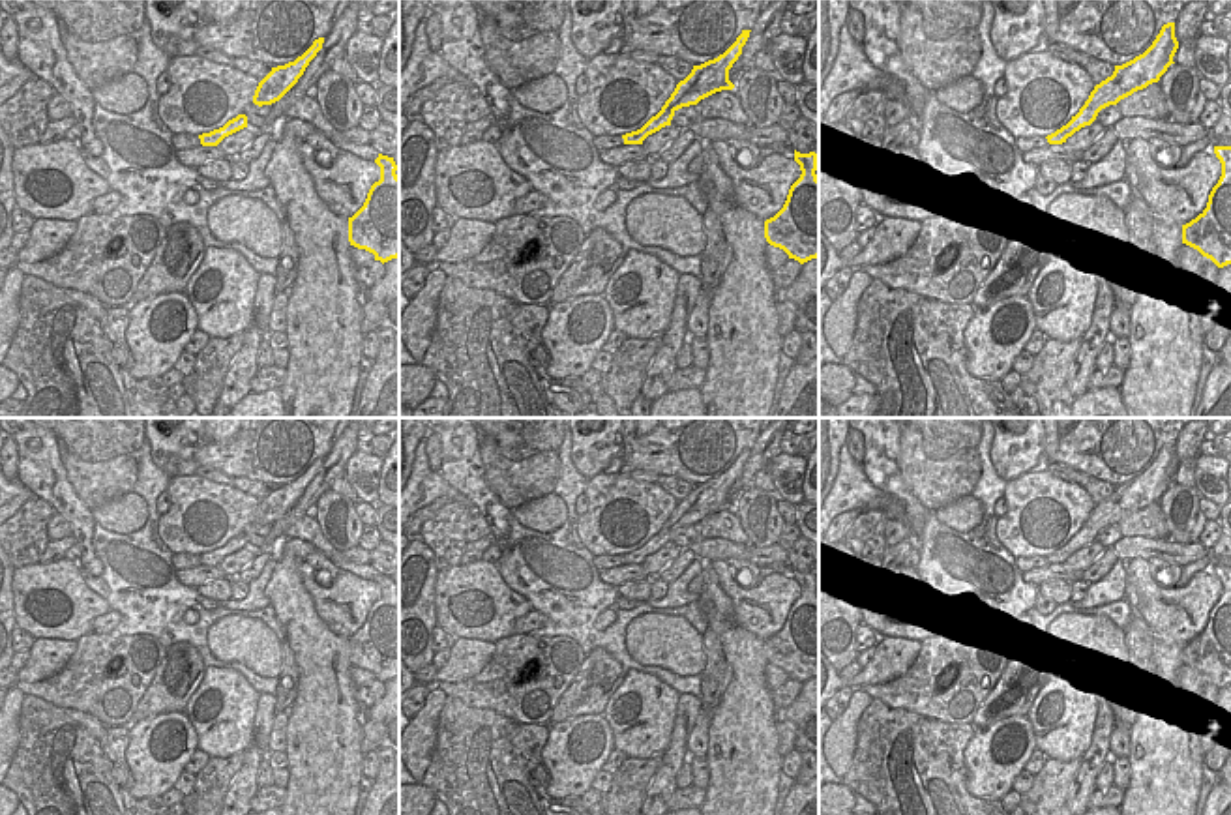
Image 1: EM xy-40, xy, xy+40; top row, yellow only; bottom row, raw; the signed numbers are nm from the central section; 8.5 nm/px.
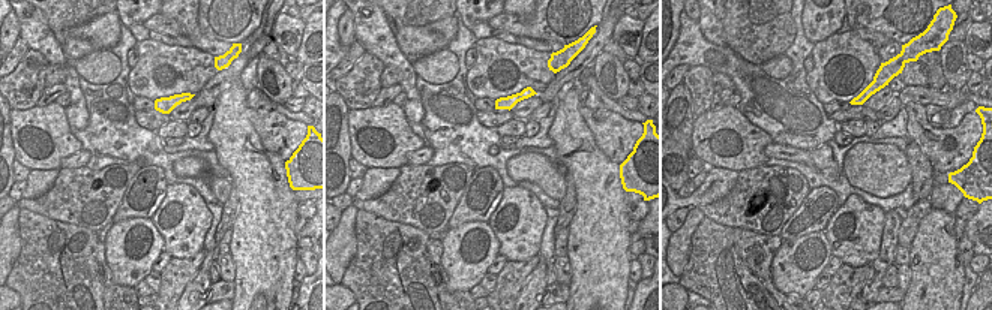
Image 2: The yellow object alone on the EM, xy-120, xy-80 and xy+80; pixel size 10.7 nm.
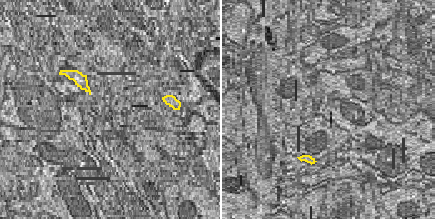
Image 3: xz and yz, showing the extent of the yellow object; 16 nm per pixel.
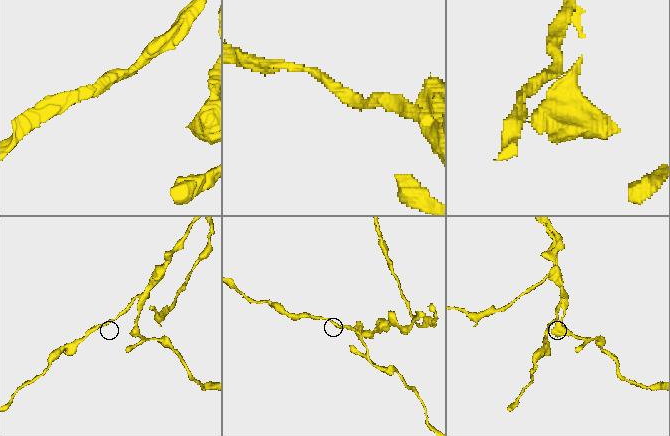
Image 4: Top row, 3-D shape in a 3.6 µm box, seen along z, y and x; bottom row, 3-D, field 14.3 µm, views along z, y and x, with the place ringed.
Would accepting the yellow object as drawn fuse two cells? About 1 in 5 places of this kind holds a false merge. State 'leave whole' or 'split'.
leave whole

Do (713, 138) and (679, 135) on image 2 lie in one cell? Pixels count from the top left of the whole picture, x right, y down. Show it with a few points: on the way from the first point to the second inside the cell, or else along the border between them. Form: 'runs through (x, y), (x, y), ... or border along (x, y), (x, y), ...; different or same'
border along (695, 117), (689, 152); different

